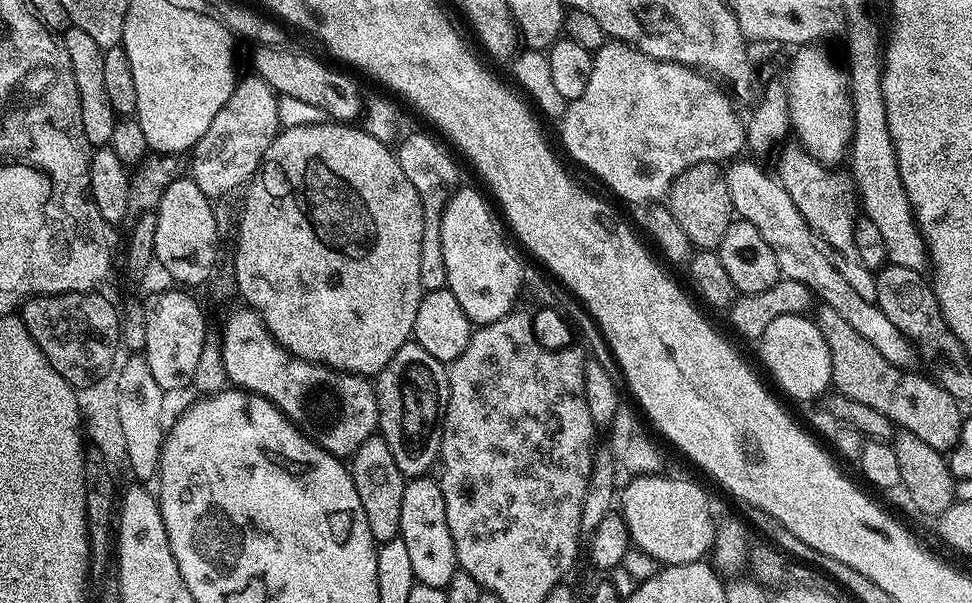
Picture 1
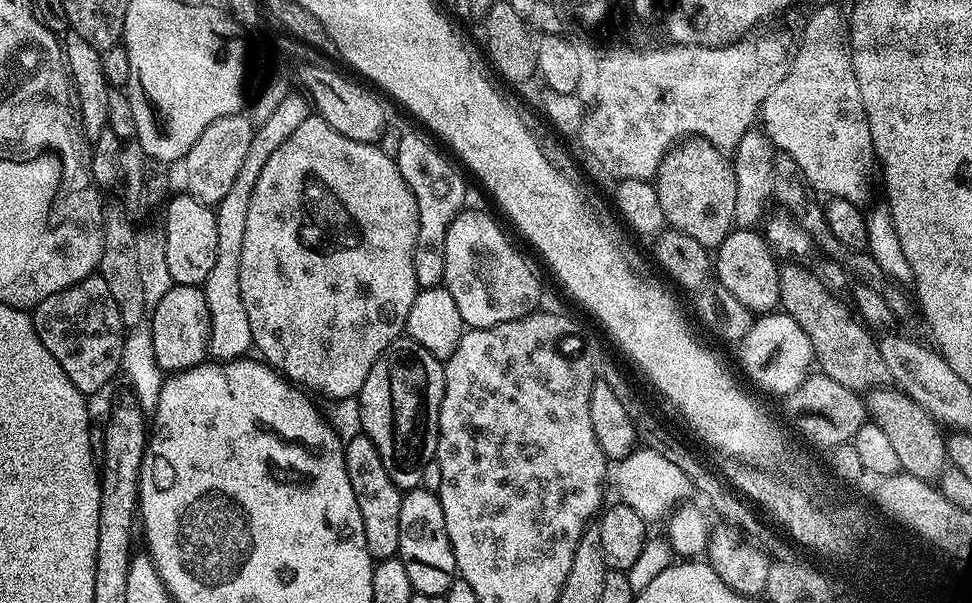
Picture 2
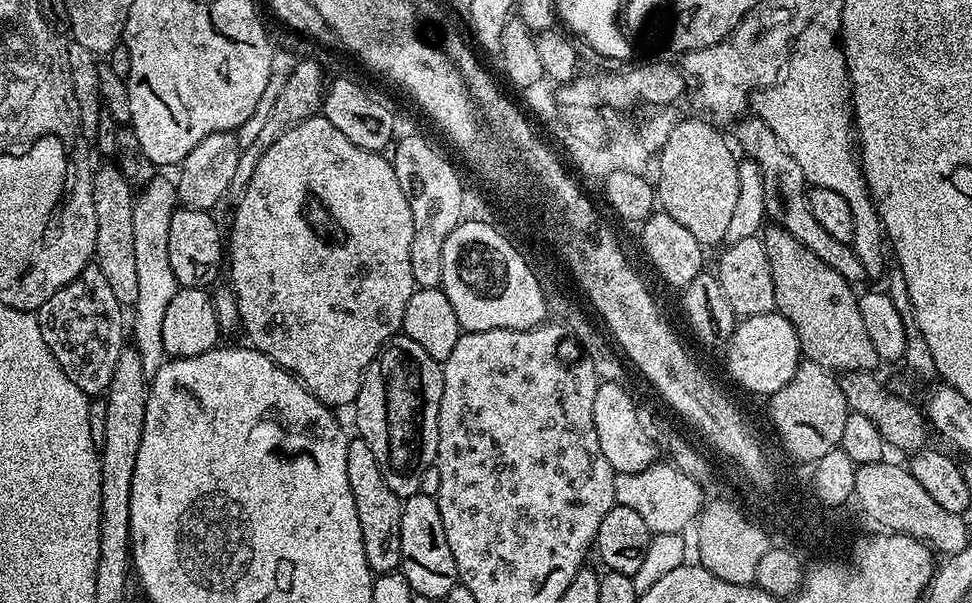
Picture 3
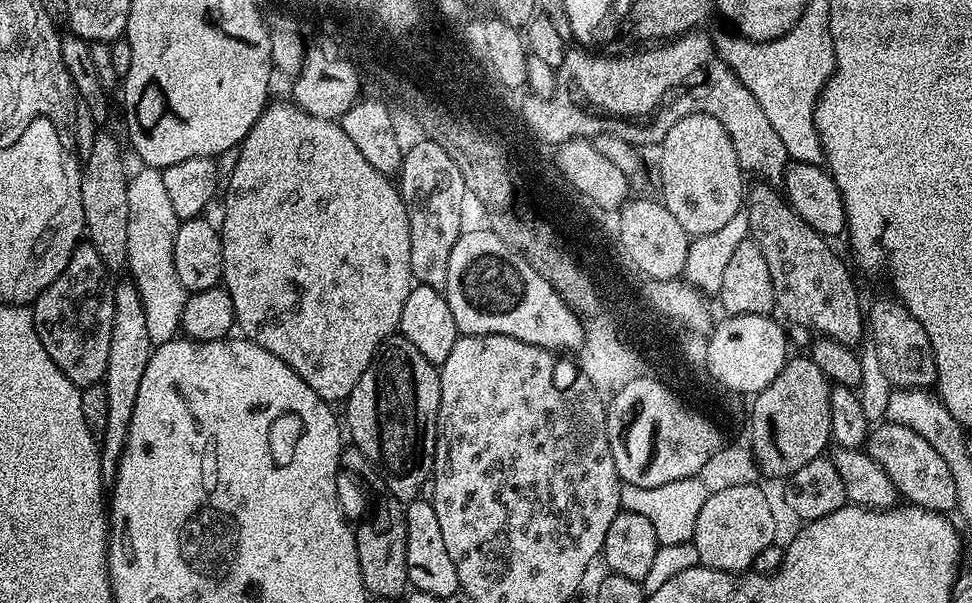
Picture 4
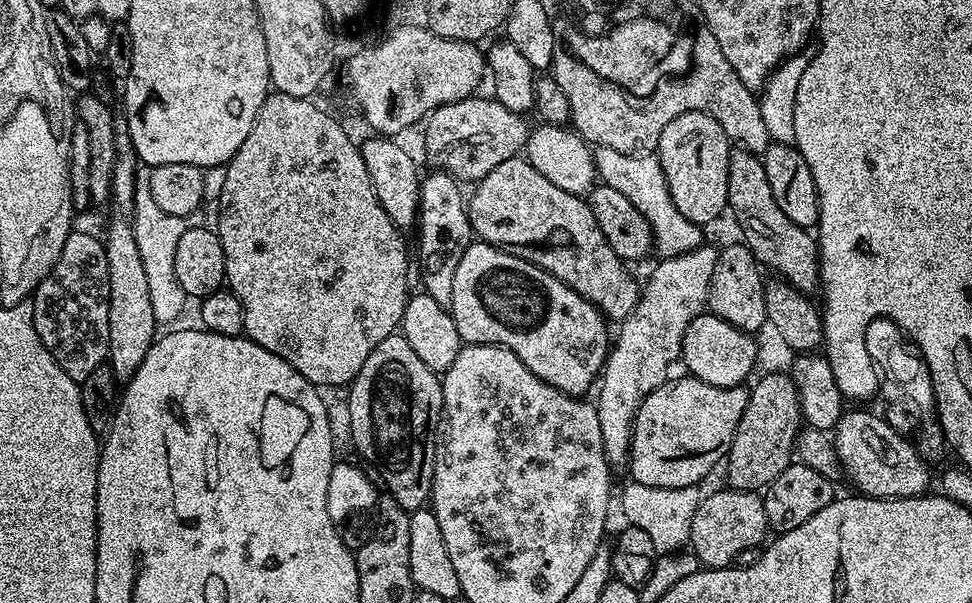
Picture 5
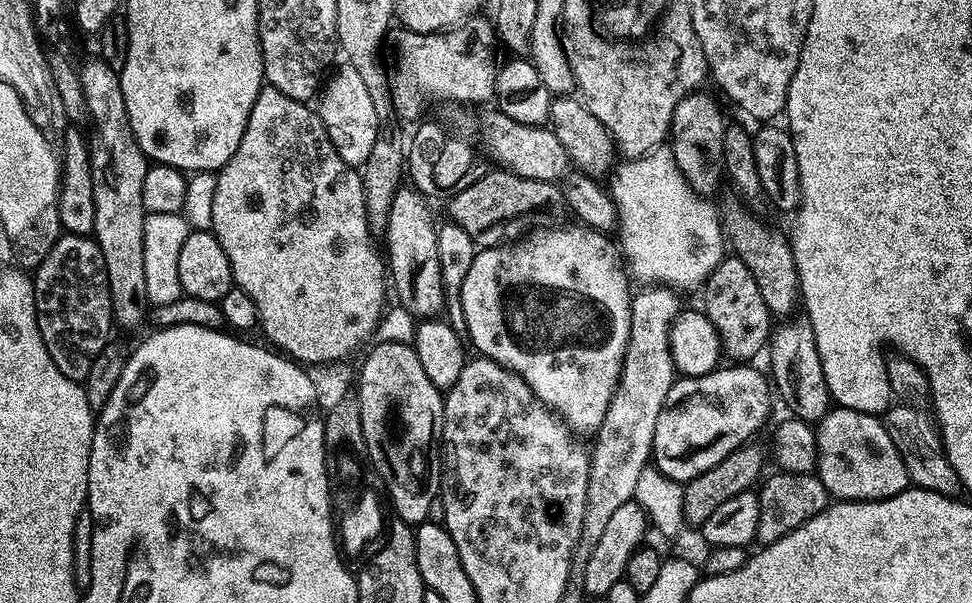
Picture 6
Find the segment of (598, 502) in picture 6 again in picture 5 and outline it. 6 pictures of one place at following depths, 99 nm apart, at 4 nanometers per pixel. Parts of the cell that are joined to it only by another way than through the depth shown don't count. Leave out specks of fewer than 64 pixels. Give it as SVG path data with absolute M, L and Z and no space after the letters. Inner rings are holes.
M702 244L698 248L695 248L695 250L692 252L684 252L682 255L665 257L664 259L661 259L662 262L653 270L652 276L649 278L648 282L647 280L645 281L645 284L642 288L642 293L640 295L639 304L635 311L633 311L631 315L627 317L627 319L621 321L619 327L621 330L617 338L615 335L611 348L609 349L608 357L604 362L604 367L607 368L608 372L601 372L601 374L608 374L608 384L598 384L598 398L596 398L596 413L598 414L598 420L601 423L604 449L608 455L609 465L617 466L616 464L622 463L623 460L625 463L625 461L629 459L630 449L632 447L632 427L635 424L637 410L640 409L641 402L643 402L654 389L660 388L661 385L667 383L667 380L669 379L668 374L672 364L675 361L677 363L681 359L683 353L684 336L690 322L692 322L696 316L701 315L707 307L710 278L713 277L714 266L716 265L718 256L719 251L715 247L712 249L708 247L707 244Z

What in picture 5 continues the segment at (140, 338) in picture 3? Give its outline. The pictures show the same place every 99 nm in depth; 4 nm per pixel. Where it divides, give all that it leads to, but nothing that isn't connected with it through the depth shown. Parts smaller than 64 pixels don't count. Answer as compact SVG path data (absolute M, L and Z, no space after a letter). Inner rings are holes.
M147 179L136 181L134 210L132 211L132 225L134 238L138 238L138 255L142 258L142 267L146 270L146 283L150 289L150 303L154 309L157 325L172 326L176 319L184 312L184 307L190 304L190 297L182 290L178 283L178 274L174 270L174 254L178 250L178 241L182 234L190 227L189 221L182 216L166 214L154 202L154 194L150 194Z

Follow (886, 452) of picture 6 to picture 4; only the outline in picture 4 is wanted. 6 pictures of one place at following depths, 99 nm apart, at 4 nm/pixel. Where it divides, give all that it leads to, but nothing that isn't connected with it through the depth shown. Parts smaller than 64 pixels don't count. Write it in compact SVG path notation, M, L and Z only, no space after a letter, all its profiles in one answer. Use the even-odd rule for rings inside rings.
M889 422L881 428L873 427L866 441L866 451L880 463L882 470L894 482L897 493L904 496L909 505L925 508L931 512L951 513L956 508L956 496L953 475L946 466L946 461L930 446L921 434L906 426Z

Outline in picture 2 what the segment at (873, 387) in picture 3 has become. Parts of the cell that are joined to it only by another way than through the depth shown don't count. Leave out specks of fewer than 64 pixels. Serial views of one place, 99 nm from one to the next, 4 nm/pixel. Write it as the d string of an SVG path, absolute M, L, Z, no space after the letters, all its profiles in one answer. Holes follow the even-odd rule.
M894 386L873 388L864 396L864 404L868 408L869 421L876 424L878 430L886 433L886 438L898 457L900 472L920 480L935 481L946 467L945 437L940 436L941 429L931 414L922 406L918 406L914 398L910 398Z

